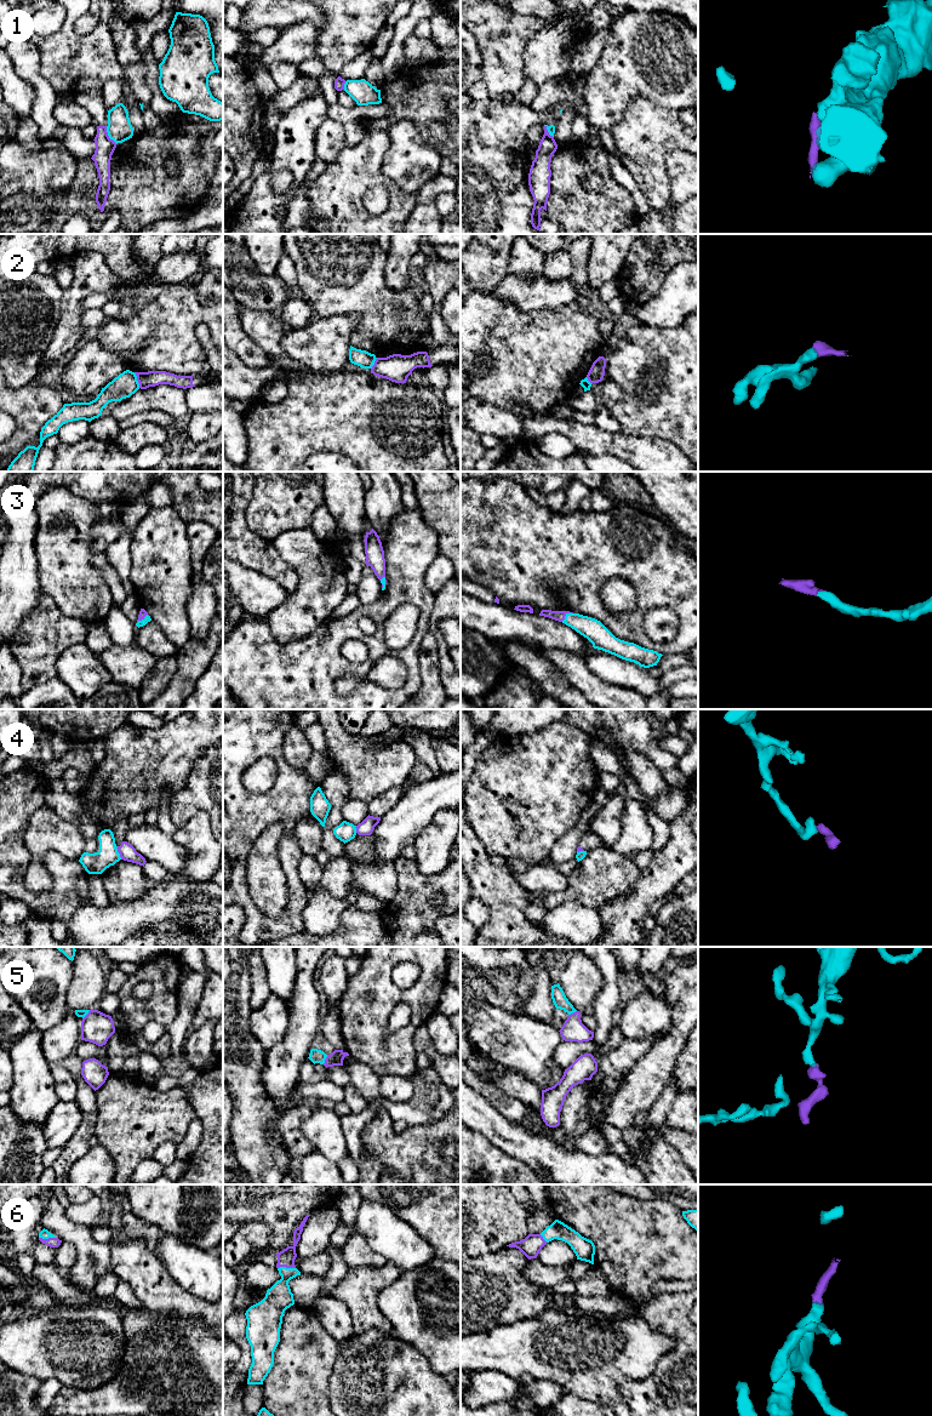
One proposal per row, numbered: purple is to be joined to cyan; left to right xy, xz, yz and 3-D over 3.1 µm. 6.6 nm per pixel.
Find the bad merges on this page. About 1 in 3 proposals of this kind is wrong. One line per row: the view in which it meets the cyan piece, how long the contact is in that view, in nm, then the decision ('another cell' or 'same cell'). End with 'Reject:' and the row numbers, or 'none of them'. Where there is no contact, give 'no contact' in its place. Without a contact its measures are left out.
1: contact in xy; length 140 nm; another cell
2: contact in xy; length 110 nm; another cell
3: contact in yz; length 100 nm; same cell
4: contact in xy; length 90 nm; another cell
5: contact in xz; length 70 nm; same cell
6: contact in xz; length 120 nm; same cell
Reject: 1, 2, 4

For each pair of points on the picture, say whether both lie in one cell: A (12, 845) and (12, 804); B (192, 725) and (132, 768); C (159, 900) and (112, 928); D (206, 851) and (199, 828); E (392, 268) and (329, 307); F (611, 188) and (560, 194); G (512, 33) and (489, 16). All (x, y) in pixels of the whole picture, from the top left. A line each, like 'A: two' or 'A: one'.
A: one
B: one
C: one
D: one
E: two
F: one
G: one

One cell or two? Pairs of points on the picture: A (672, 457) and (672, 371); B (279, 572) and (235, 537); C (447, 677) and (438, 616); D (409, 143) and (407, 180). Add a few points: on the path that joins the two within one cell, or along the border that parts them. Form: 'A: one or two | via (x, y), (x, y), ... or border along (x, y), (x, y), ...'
A: two | border along (644, 435), (670, 440), (685, 455)
B: one | via (268, 561), (246, 547)
C: one | via (445, 662), (444, 650), (435, 631)
D: one | via (409, 152), (409, 171)

